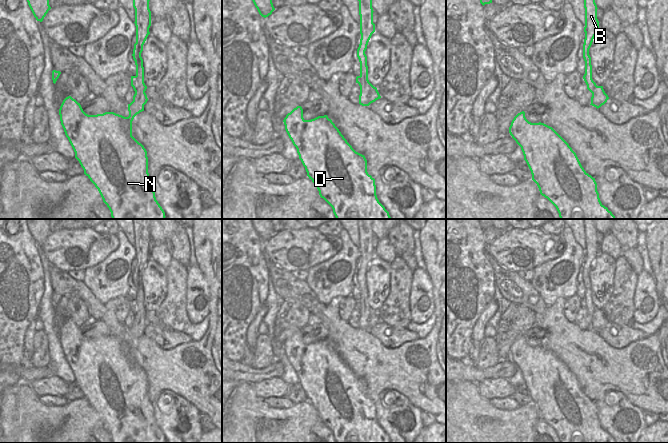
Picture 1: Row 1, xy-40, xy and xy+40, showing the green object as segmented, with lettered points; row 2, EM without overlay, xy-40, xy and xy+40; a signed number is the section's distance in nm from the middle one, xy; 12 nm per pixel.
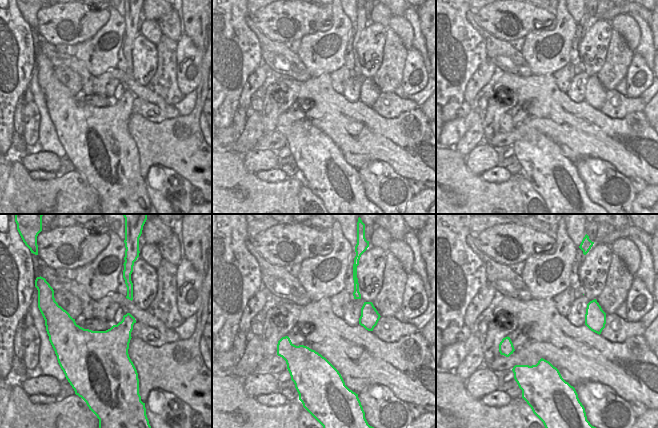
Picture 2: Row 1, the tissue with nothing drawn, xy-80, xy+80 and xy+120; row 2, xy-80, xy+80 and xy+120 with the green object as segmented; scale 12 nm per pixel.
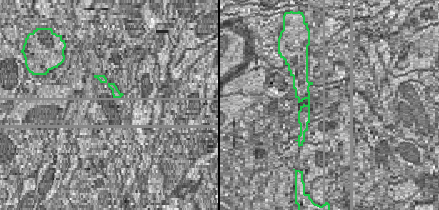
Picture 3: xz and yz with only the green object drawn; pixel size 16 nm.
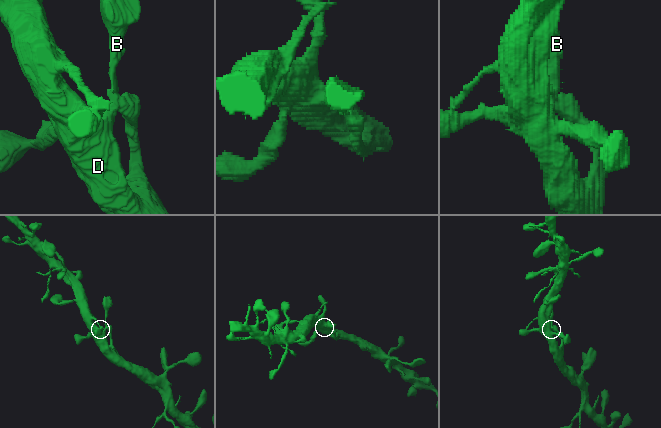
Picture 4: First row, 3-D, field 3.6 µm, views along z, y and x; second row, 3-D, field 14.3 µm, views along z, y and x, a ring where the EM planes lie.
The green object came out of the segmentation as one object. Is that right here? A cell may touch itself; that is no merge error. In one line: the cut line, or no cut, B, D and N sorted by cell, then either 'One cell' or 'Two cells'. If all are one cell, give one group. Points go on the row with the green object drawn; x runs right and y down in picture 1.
No split. Groups: B D N. One cell

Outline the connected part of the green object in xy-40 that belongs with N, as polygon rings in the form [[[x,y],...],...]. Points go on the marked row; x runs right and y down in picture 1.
[[[133,0],[135,9],[135,26],[136,26],[136,43],[133,49],[133,59],[136,65],[136,75],[131,76],[131,86],[135,94],[133,101],[128,104],[129,116],[124,117],[114,112],[105,112],[103,114],[88,115],[86,114],[80,103],[71,96],[66,97],[59,109],[61,125],[65,135],[68,138],[74,152],[75,158],[79,161],[84,170],[84,174],[98,189],[103,202],[107,205],[111,212],[112,219],[165,219],[165,212],[156,200],[153,190],[152,179],[148,173],[148,157],[144,146],[132,136],[132,121],[140,112],[144,111],[144,105],[148,98],[145,93],[147,86],[144,83],[144,67],[141,53],[143,45],[150,34],[151,11],[149,9],[150,0]]]

